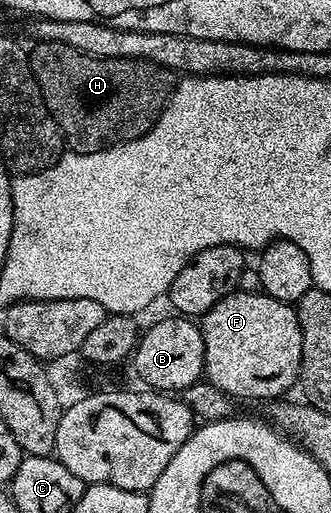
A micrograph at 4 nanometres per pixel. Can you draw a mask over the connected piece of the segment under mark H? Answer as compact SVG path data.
M41 40L30 52L30 67L36 84L40 87L48 113L60 127L65 145L73 152L101 152L113 144L124 144L146 135L164 111L172 94L173 77L167 68L152 64L148 60L131 60L117 56L91 56L74 46L62 42Z

